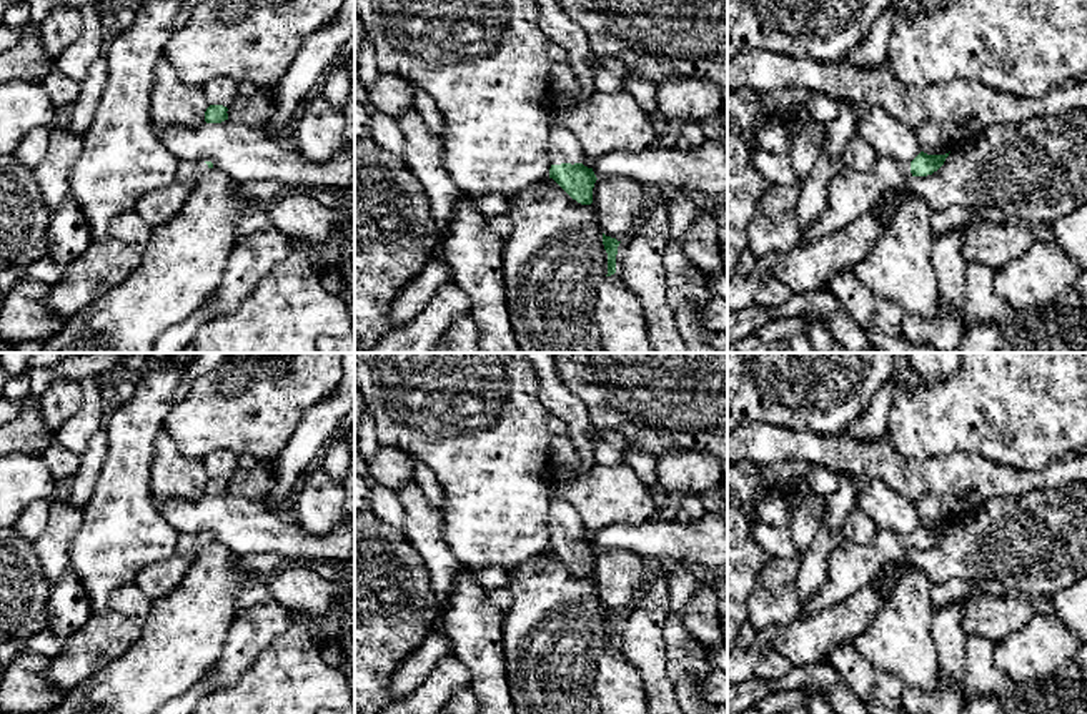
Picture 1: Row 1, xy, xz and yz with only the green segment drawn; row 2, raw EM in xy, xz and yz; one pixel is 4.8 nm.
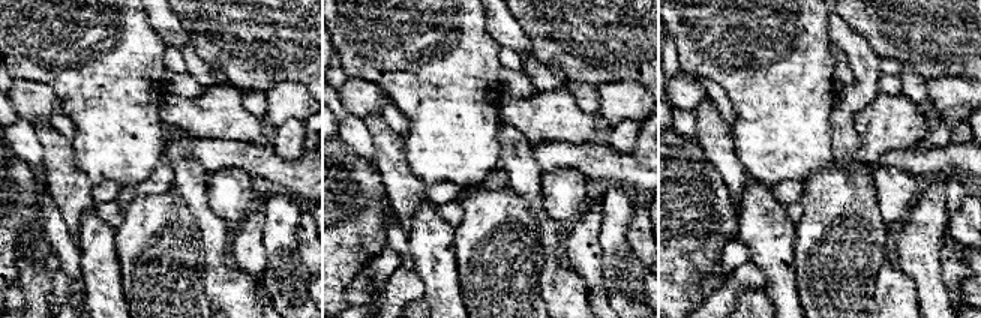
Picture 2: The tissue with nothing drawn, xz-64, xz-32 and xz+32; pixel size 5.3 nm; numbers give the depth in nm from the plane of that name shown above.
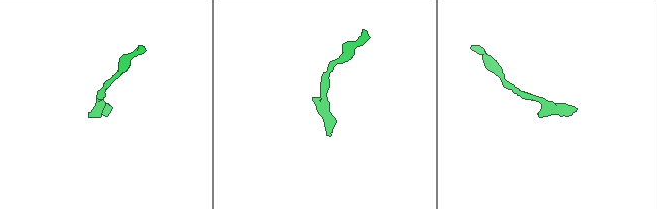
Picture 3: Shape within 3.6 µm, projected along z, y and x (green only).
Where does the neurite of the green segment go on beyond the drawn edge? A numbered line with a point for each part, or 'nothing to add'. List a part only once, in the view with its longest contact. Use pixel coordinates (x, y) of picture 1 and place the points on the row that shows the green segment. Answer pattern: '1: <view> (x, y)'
1: xz (558, 27)
2: xz (620, 315)

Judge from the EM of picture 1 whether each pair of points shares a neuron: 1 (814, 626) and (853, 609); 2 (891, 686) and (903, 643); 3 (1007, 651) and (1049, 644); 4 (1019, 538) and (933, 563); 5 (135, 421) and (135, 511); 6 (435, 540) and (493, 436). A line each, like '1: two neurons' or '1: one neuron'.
1: one neuron
2: two neurons
3: one neuron
4: one neuron
5: one neuron
6: two neurons

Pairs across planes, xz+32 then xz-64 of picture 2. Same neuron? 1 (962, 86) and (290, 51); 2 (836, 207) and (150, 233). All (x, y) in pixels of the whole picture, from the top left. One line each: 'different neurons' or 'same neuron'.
1: different neurons
2: same neuron

